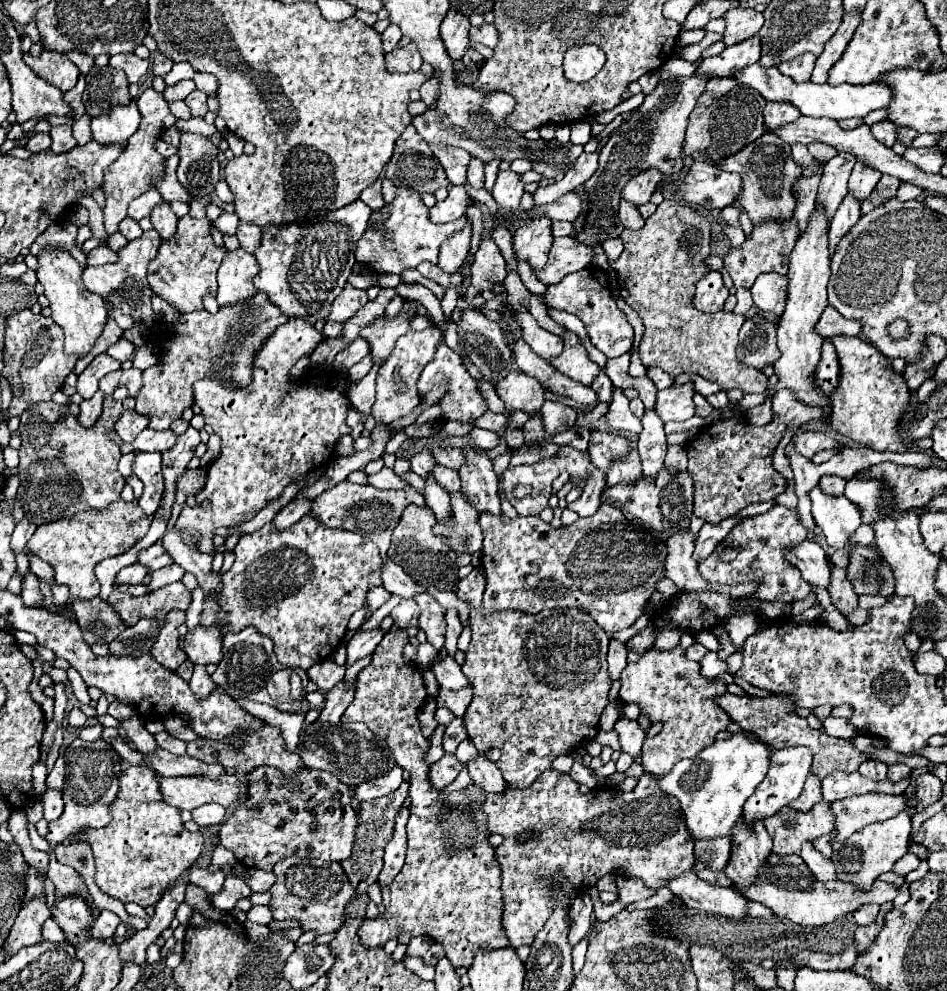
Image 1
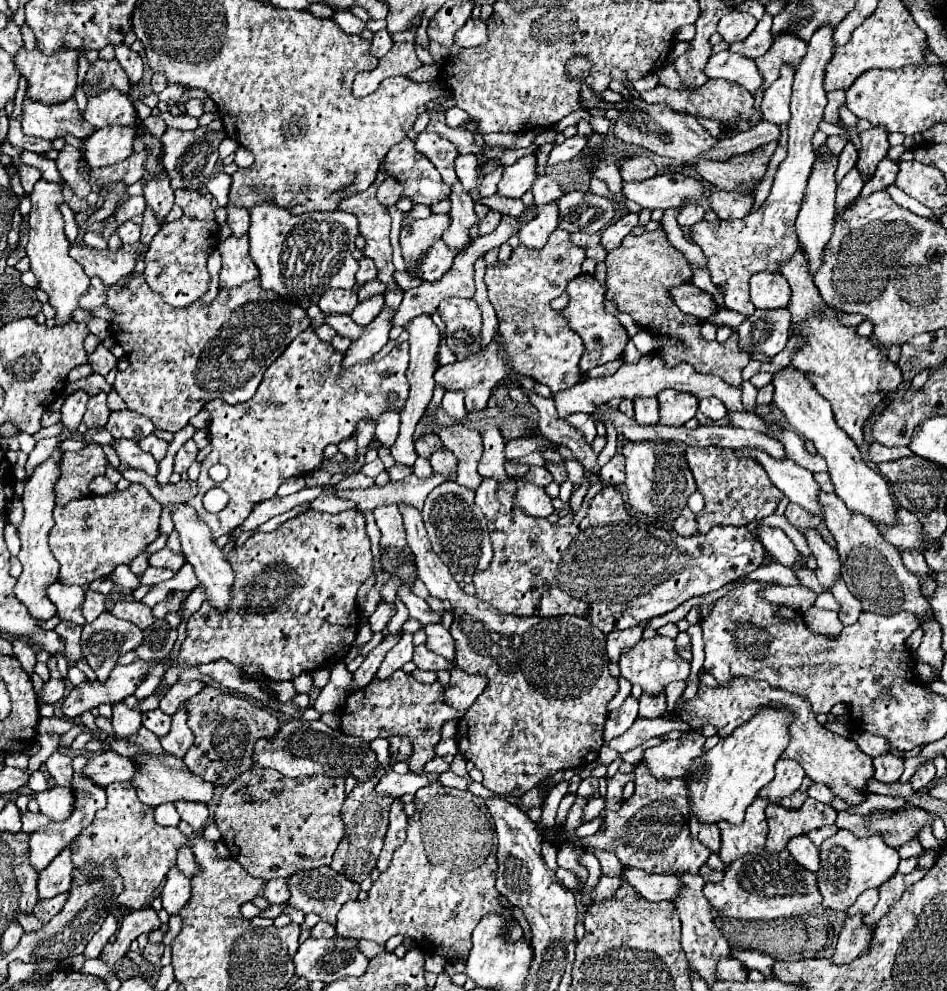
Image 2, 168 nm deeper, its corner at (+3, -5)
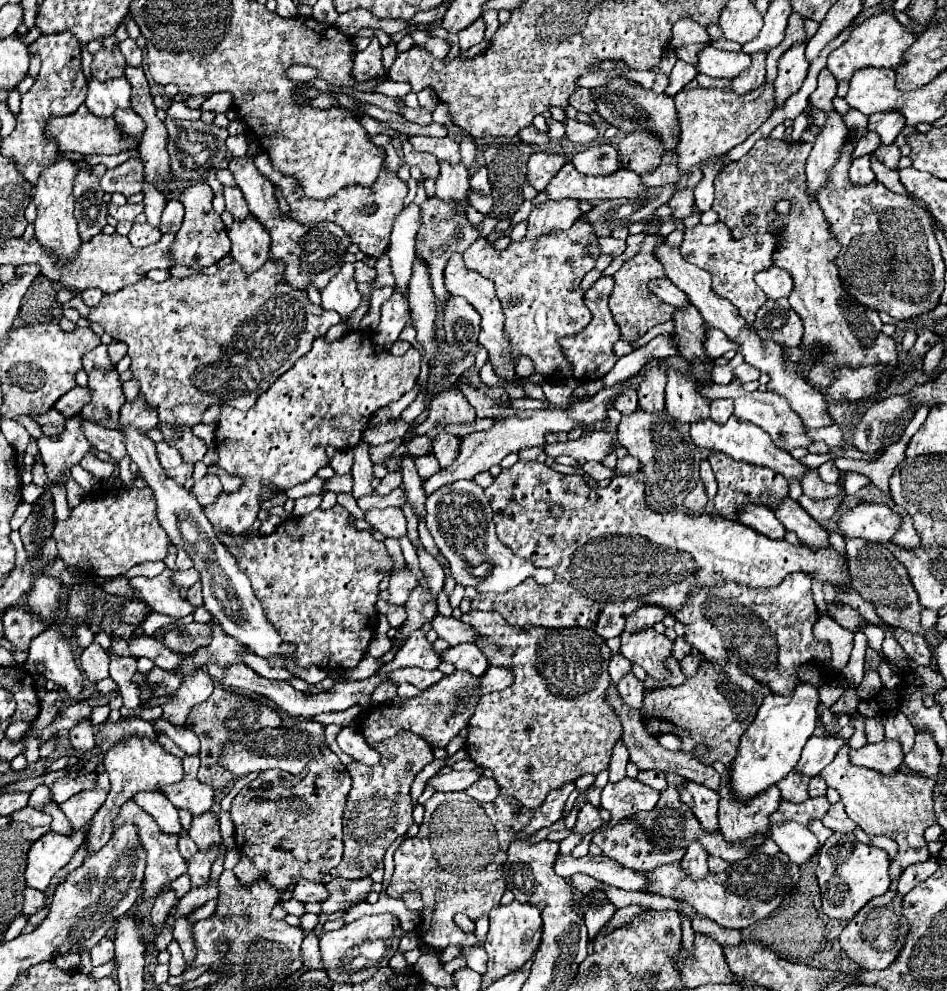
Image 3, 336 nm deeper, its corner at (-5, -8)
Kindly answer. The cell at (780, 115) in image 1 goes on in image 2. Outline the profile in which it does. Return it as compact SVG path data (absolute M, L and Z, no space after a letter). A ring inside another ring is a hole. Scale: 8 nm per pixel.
M782 64L780 78L766 90L762 100L762 116L772 124L786 124L790 116L790 94L792 94L792 64Z

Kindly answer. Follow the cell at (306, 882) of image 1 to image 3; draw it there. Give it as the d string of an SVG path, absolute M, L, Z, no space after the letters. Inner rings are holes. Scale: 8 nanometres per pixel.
M332 879L326 883L328 887L328 899L326 903L320 903L322 913L336 913L336 911L346 911L352 905L366 901L368 893L372 891L372 879L358 879L358 881L348 881L348 879Z

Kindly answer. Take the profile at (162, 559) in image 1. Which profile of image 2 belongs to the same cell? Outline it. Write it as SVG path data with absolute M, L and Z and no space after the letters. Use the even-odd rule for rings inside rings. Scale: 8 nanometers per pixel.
M164 548L164 550L156 552L156 554L152 554L152 558L150 558L150 566L170 568L170 570L174 570L174 572L178 572L184 564L186 564L184 556L178 554L178 552L172 552L170 548Z

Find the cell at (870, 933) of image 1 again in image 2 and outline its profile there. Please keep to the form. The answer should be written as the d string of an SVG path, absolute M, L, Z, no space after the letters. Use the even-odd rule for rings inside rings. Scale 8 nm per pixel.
M914 868L914 872L910 872L910 874L896 872L888 882L884 882L880 886L880 900L874 906L874 910L864 916L864 922L870 924L870 926L874 926L880 920L880 916L884 916L890 910L890 906L902 896L902 892L908 886L912 886L914 882L918 882L924 874L926 874L926 870L922 870L922 868Z

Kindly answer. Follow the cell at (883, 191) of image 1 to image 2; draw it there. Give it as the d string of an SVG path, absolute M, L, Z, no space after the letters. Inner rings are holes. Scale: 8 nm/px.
M882 158L882 160L878 162L878 166L876 166L874 178L864 184L862 194L864 194L864 196L866 196L866 194L870 196L870 194L876 192L876 190L888 188L890 184L894 184L896 172L898 172L898 162L894 162L894 160L890 160L890 158Z

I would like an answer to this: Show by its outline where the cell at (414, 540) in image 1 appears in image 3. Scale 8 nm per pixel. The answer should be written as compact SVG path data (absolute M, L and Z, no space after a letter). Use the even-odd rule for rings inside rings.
M386 507L386 509L370 509L366 513L366 521L372 523L378 531L382 531L386 537L400 539L406 535L408 521L400 507Z

